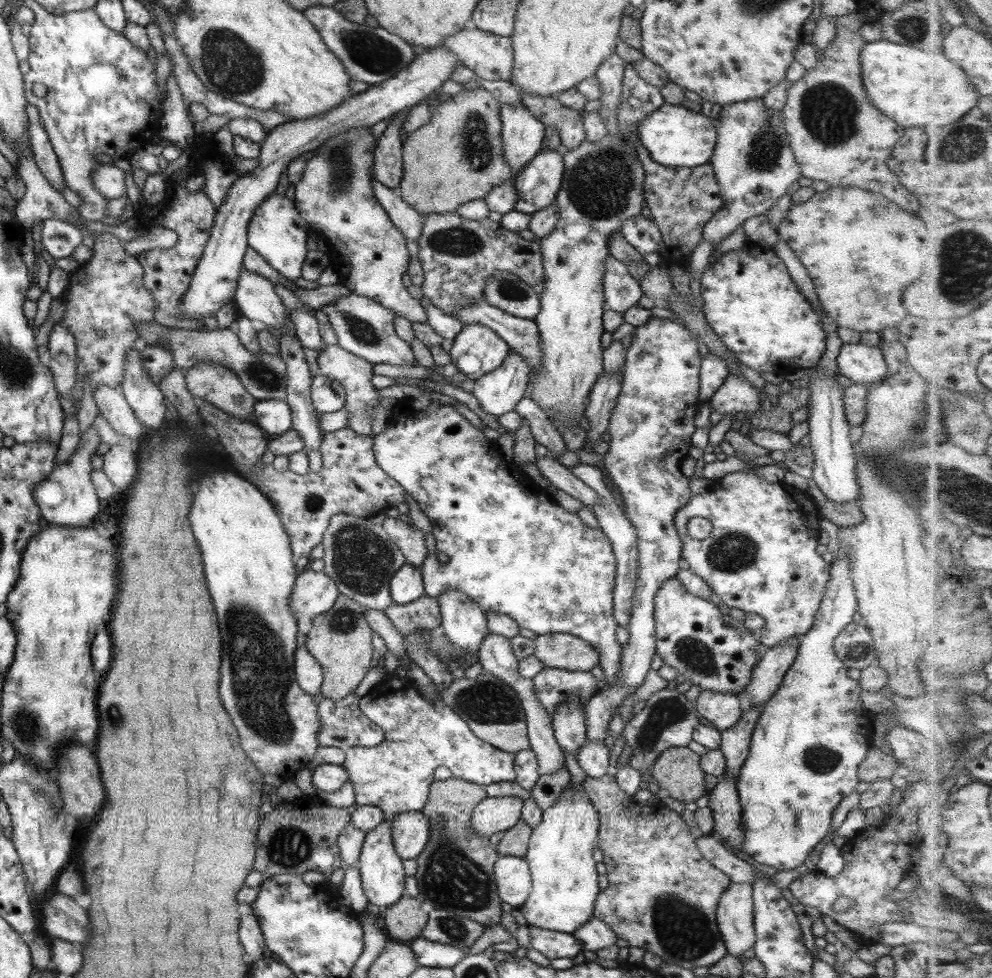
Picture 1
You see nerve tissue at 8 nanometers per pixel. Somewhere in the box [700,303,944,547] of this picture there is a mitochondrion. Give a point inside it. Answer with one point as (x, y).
(916, 428)

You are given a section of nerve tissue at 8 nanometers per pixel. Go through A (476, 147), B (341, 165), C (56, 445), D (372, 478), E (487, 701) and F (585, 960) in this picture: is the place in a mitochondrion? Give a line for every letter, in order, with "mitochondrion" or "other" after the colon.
A: mitochondrion
B: mitochondrion
C: other
D: other
E: mitochondrion
F: other

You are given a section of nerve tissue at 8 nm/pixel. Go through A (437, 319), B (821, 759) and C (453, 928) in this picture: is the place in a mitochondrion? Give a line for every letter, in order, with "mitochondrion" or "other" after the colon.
A: other
B: mitochondrion
C: mitochondrion

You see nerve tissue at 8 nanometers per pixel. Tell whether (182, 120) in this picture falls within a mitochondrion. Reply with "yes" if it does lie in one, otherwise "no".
no

